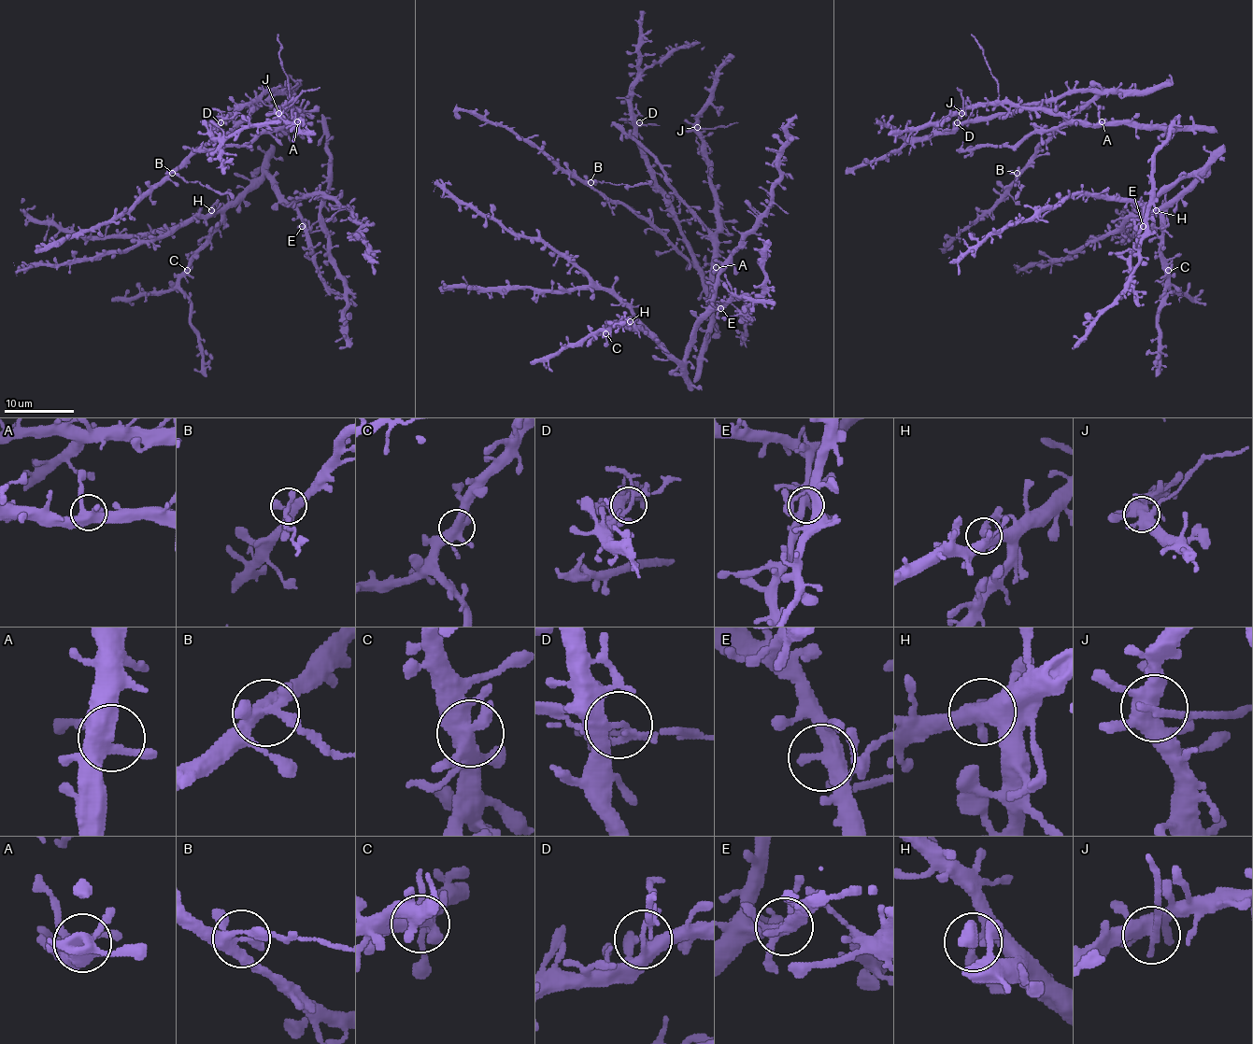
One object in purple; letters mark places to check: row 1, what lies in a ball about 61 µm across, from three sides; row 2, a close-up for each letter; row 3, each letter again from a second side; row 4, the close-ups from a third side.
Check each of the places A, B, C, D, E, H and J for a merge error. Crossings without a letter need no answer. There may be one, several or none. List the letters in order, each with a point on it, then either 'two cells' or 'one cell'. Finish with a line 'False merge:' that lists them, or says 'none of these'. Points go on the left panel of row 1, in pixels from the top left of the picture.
A: place (297, 121); one cell
B: place (172, 173); two cells
C: place (187, 270); one cell
D: place (220, 122); two cells
E: place (302, 226); one cell
H: place (211, 210); one cell
J: place (278, 113); two cells
False merge: B, D, J

